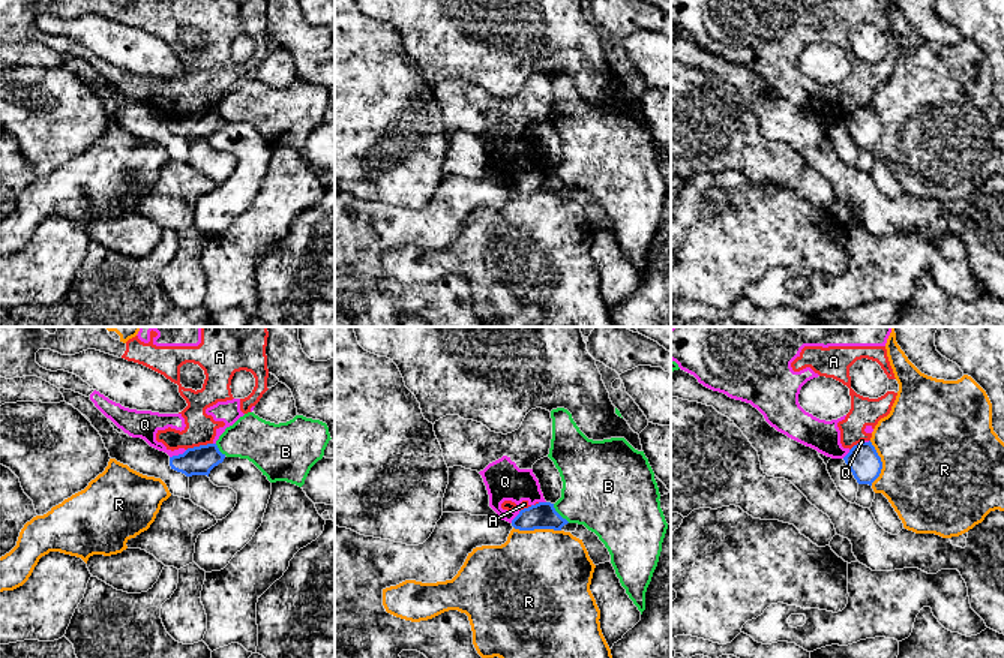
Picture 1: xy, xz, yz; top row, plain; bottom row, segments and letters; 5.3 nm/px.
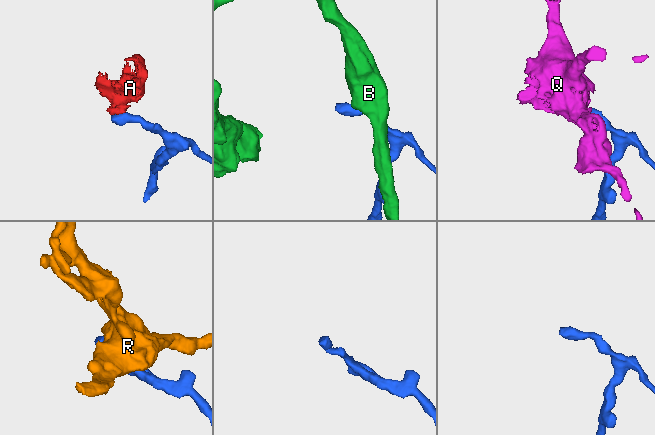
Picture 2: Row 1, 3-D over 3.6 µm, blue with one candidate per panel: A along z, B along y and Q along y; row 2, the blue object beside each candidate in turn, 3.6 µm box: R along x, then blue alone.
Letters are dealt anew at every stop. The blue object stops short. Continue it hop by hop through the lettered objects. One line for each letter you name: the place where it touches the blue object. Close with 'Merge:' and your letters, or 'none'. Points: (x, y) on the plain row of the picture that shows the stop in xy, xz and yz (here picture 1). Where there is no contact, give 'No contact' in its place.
Merge: none

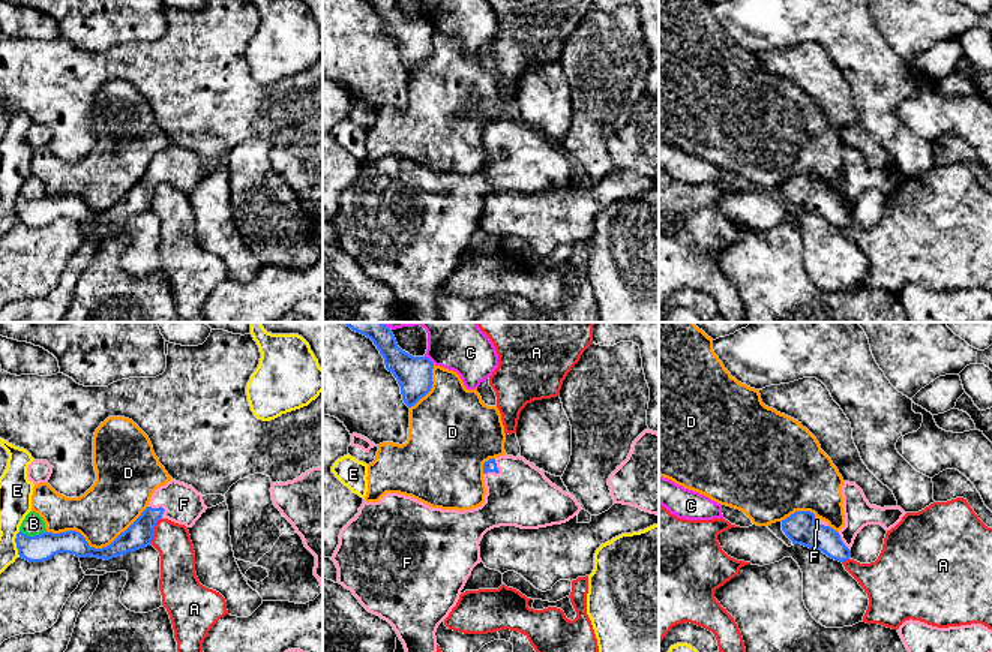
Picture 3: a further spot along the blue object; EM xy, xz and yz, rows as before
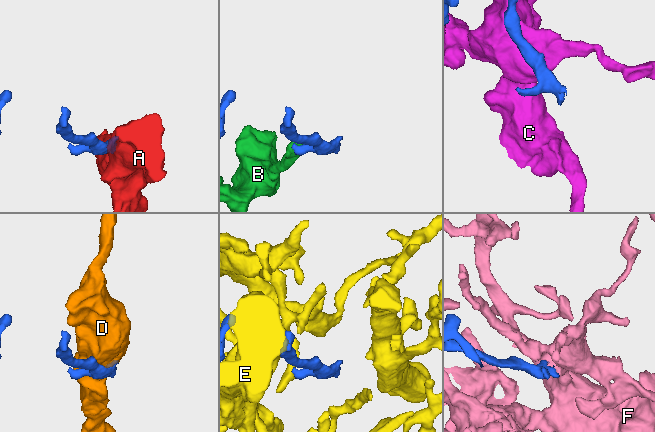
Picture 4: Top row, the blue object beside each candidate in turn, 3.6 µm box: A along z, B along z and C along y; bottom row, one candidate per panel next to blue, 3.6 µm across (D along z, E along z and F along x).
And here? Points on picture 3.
F: Touches blue at xz (497, 137)
Merge: F

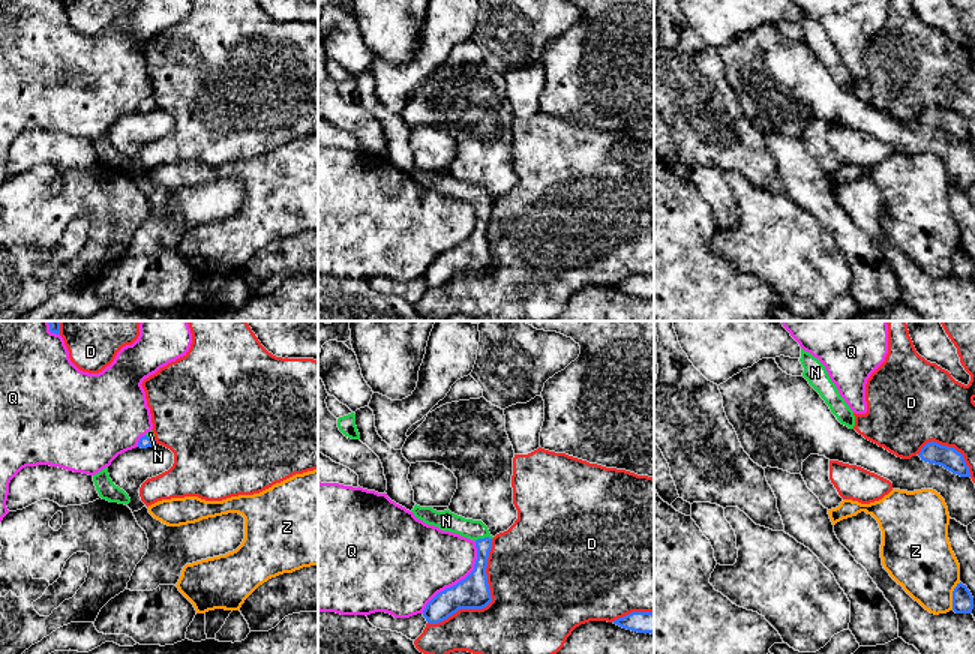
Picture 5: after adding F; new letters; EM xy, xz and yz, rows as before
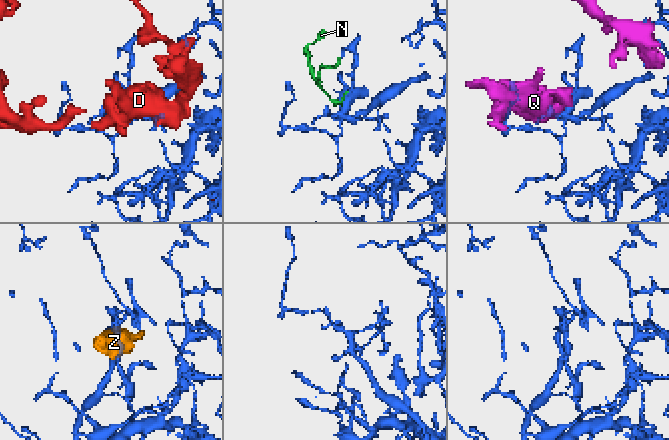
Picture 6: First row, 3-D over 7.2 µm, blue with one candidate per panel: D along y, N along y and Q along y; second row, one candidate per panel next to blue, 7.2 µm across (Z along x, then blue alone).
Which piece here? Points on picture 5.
N: Touches blue at xz (482, 203)
Merge: N

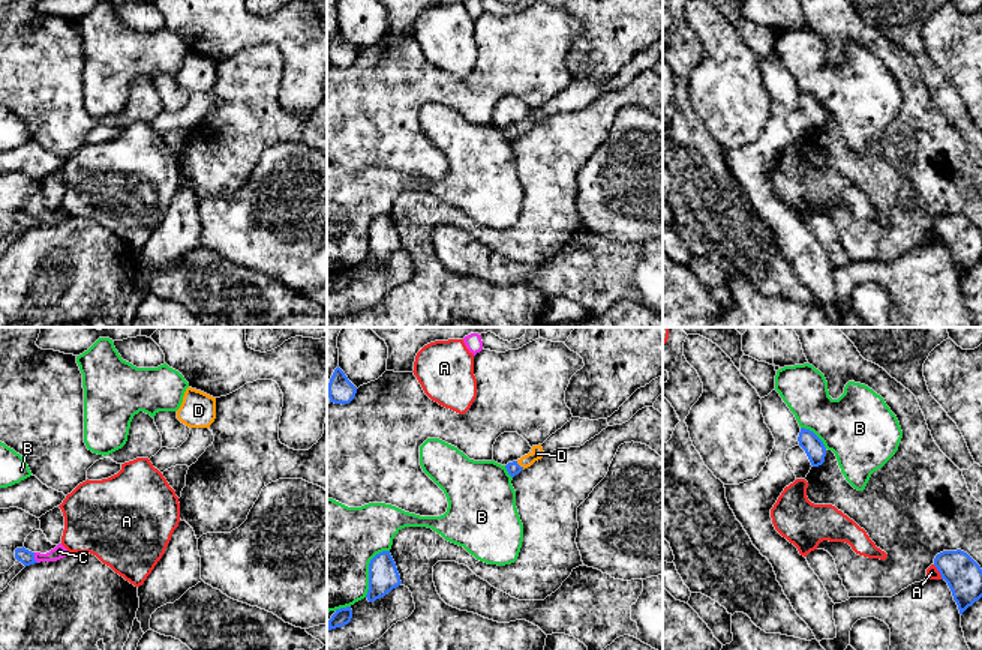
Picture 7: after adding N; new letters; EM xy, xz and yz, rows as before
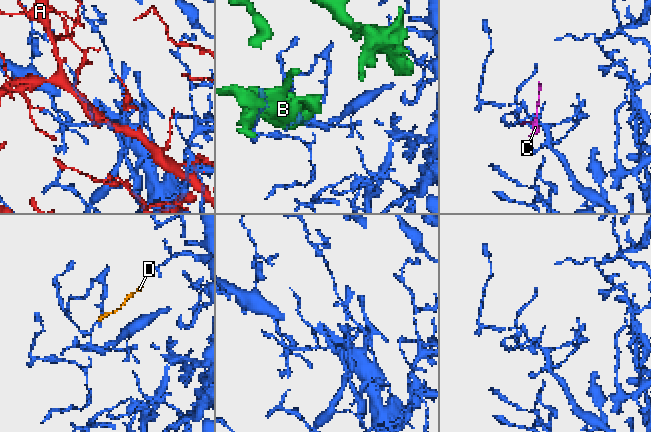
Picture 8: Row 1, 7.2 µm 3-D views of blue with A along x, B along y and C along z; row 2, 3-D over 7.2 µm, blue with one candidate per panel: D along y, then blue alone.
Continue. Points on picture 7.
D: Touches blue at xz (519, 129)
Merge: D

